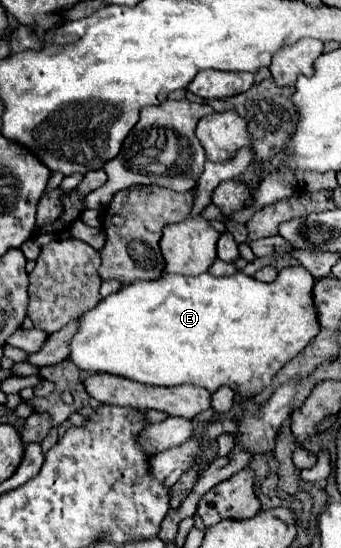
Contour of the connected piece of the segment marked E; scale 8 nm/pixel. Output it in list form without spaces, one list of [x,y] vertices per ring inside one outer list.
[[[288,266],[282,268],[278,272],[278,278],[270,284],[260,282],[252,276],[246,276],[242,272],[236,272],[232,276],[226,278],[214,278],[208,272],[200,274],[200,276],[180,276],[180,274],[168,274],[162,276],[158,280],[138,280],[132,282],[128,286],[122,286],[118,292],[110,294],[108,298],[102,298],[96,308],[84,312],[80,316],[80,332],[72,338],[70,342],[70,360],[86,372],[94,373],[109,373],[116,374],[116,376],[124,376],[128,380],[134,382],[142,382],[142,384],[152,384],[152,386],[176,386],[176,384],[194,384],[194,386],[202,386],[208,392],[216,392],[220,386],[230,386],[234,392],[240,392],[242,402],[250,400],[252,396],[256,396],[260,392],[260,388],[266,388],[272,384],[274,376],[278,374],[278,370],[292,360],[298,352],[302,352],[302,348],[306,348],[306,344],[318,334],[318,312],[314,312],[314,298],[310,296],[314,288],[314,276],[302,268],[302,266]]]

